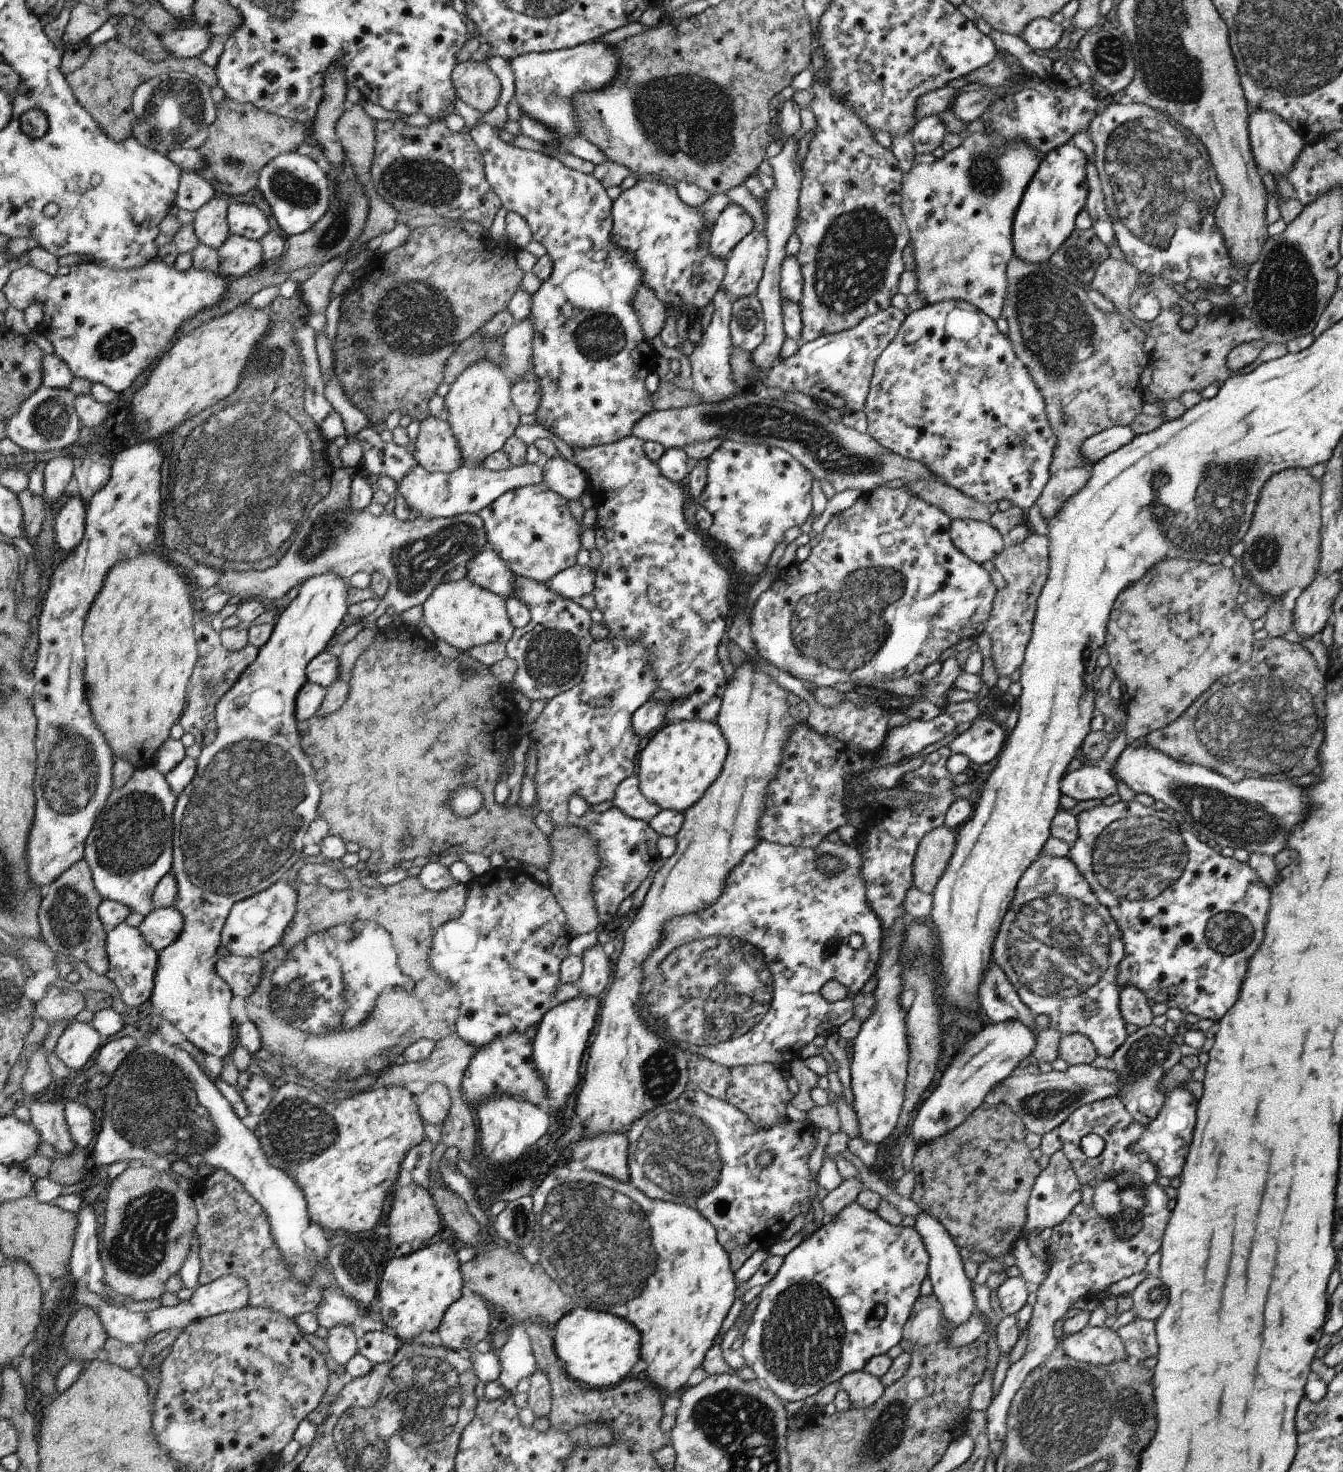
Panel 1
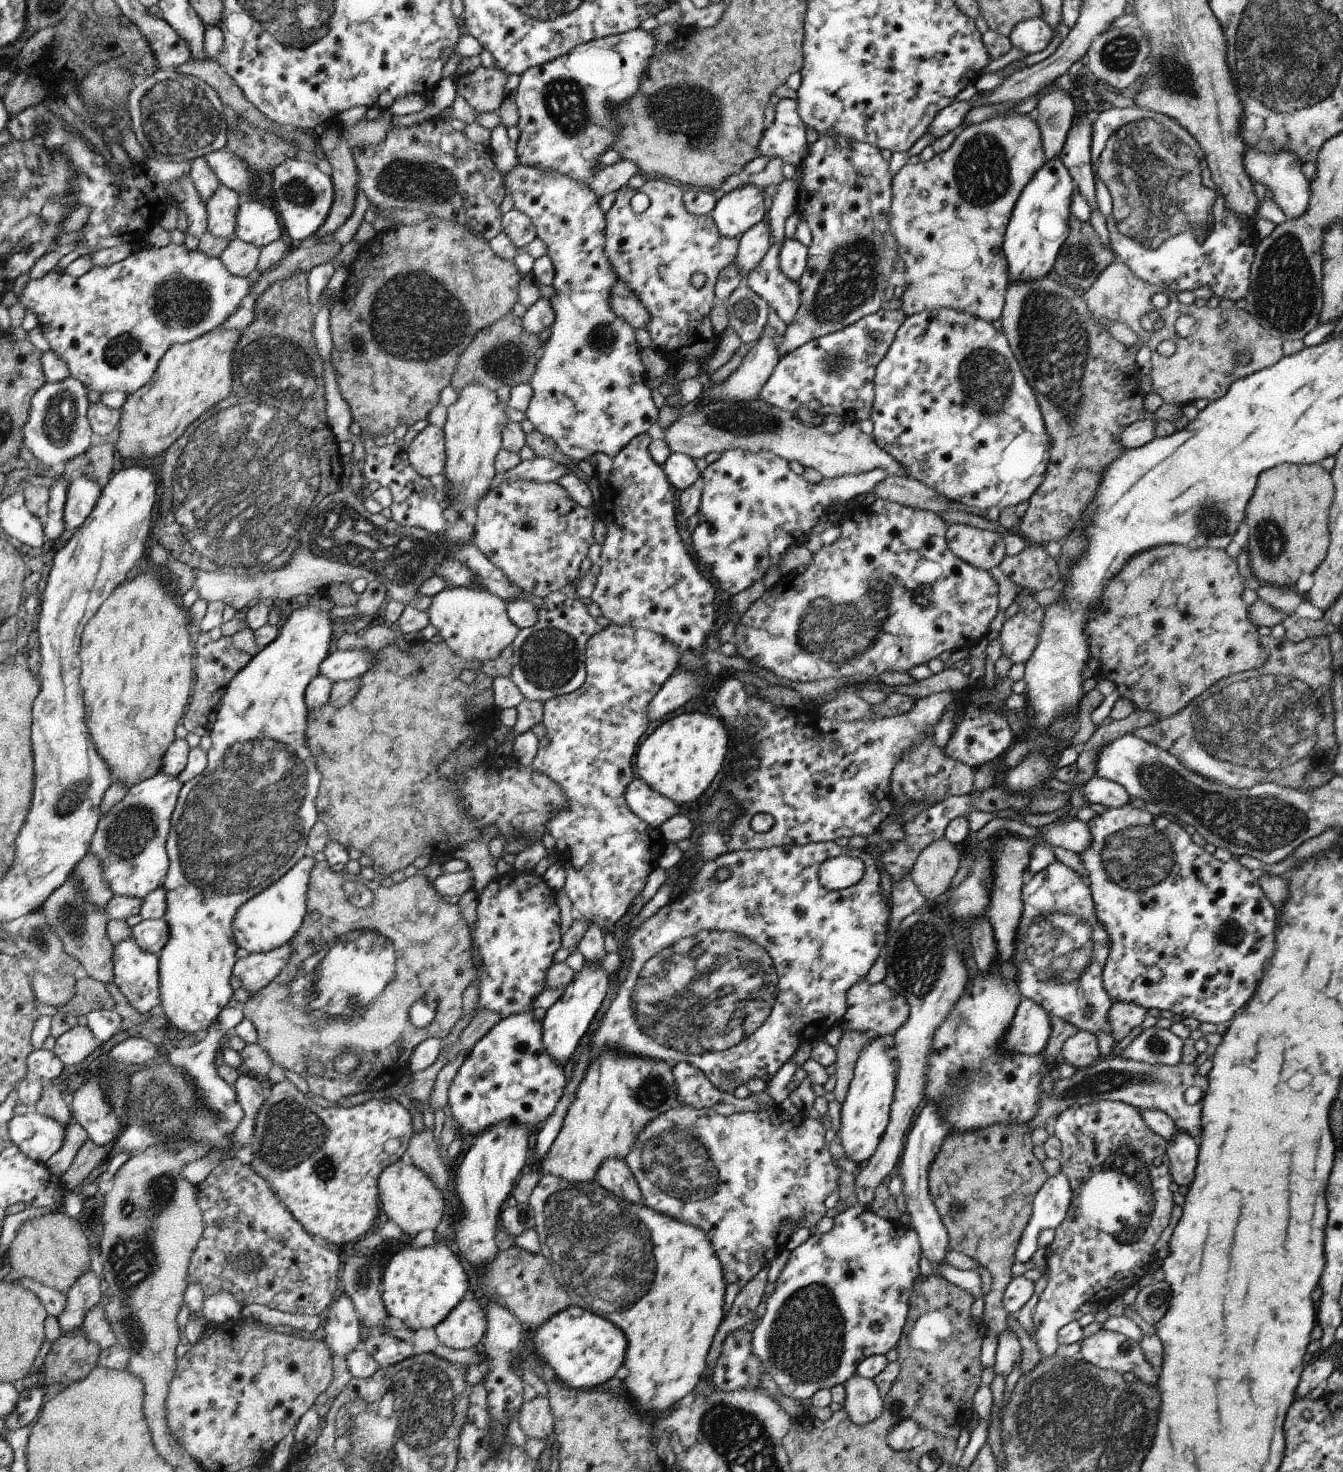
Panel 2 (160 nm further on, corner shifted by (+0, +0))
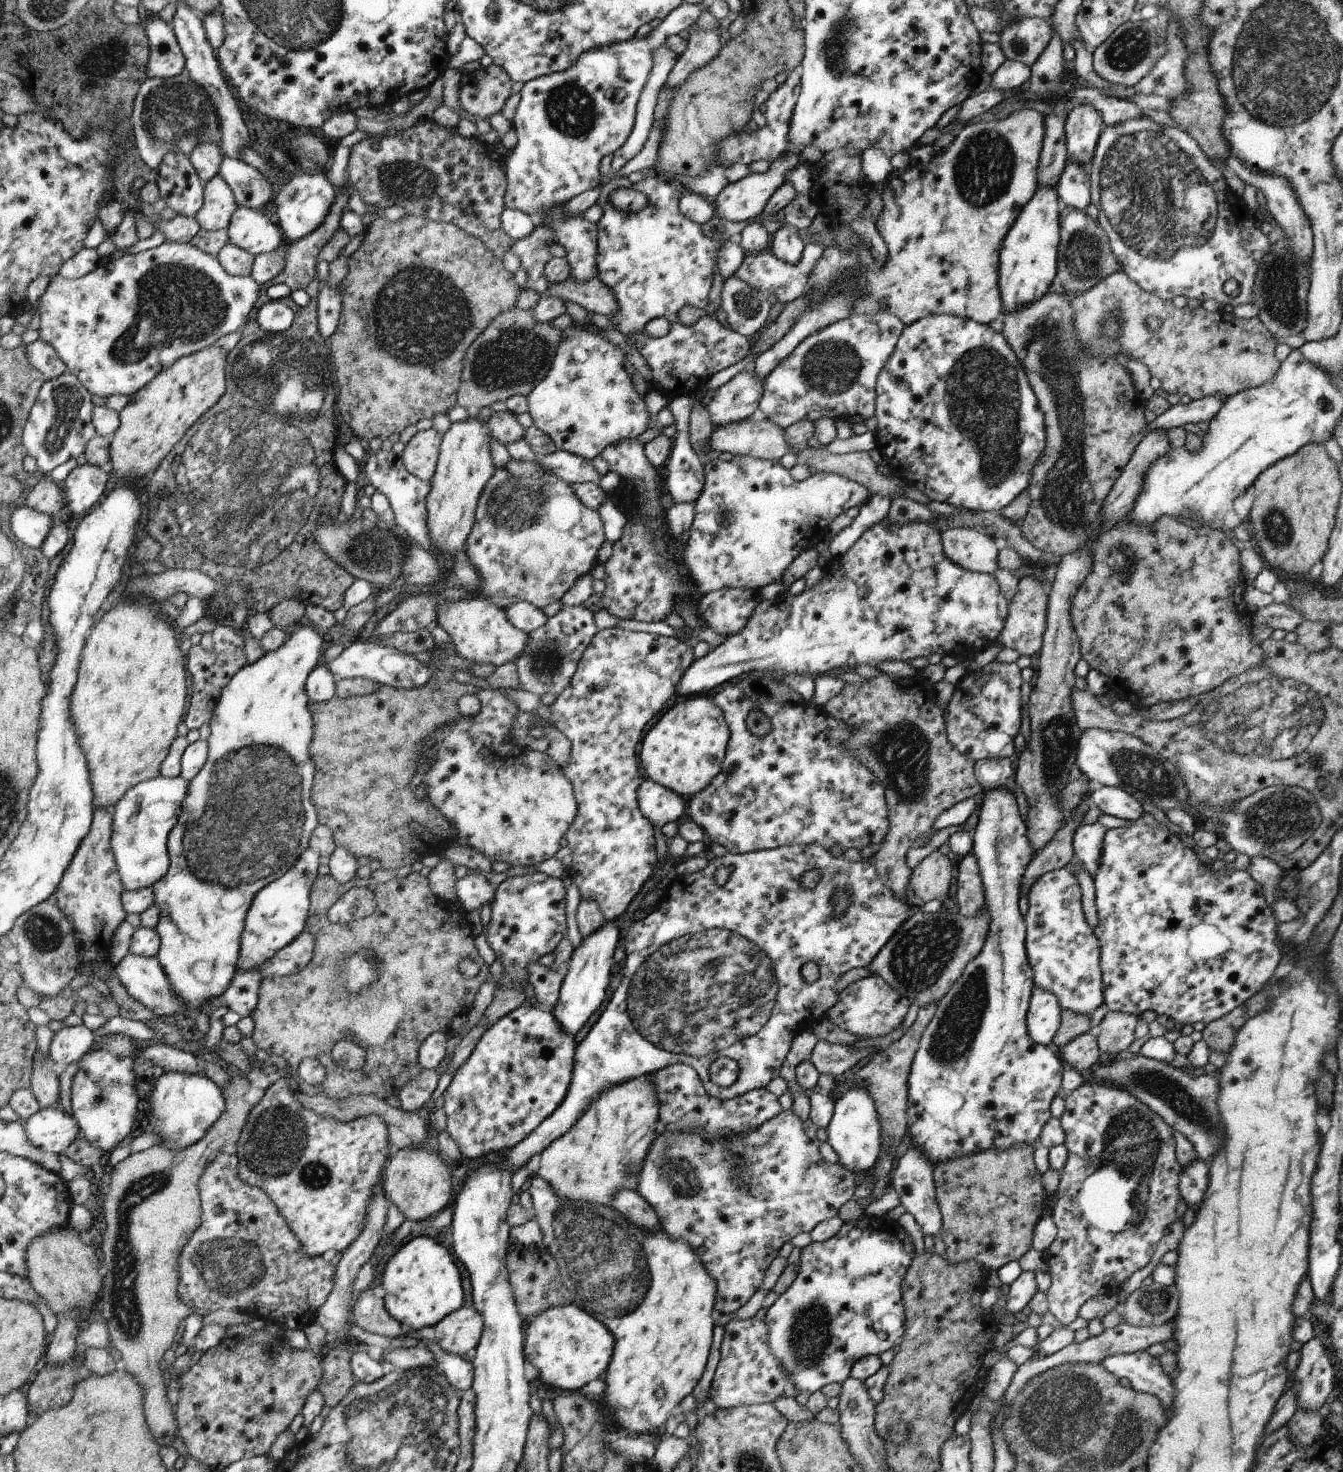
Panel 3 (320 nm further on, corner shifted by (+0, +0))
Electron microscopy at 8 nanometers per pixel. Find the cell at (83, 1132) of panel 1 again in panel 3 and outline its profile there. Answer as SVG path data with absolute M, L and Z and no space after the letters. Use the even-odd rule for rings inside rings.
M115 1033L112 1038L100 1038L94 1042L90 1050L80 1062L78 1072L74 1074L72 1084L72 1117L79 1127L80 1136L86 1138L95 1148L100 1148L103 1153L114 1151L122 1145L122 1140L132 1132L134 1120L138 1114L138 1094L136 1094L136 1072L134 1072L134 1042L126 1034Z

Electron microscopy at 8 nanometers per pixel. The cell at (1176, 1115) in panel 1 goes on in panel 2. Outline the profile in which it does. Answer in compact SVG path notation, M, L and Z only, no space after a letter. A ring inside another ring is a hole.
M1179 1130L1175 1139L1167 1142L1169 1171L1173 1181L1180 1186L1190 1186L1194 1180L1194 1170L1198 1164L1198 1144L1188 1133Z

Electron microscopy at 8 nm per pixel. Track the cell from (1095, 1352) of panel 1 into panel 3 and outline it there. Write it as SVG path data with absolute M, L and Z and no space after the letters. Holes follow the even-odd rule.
M1146 1350L1115 1354L1105 1358L1102 1364L1119 1379L1128 1378L1134 1390L1155 1396L1166 1410L1172 1408L1174 1386L1163 1371L1160 1361Z

